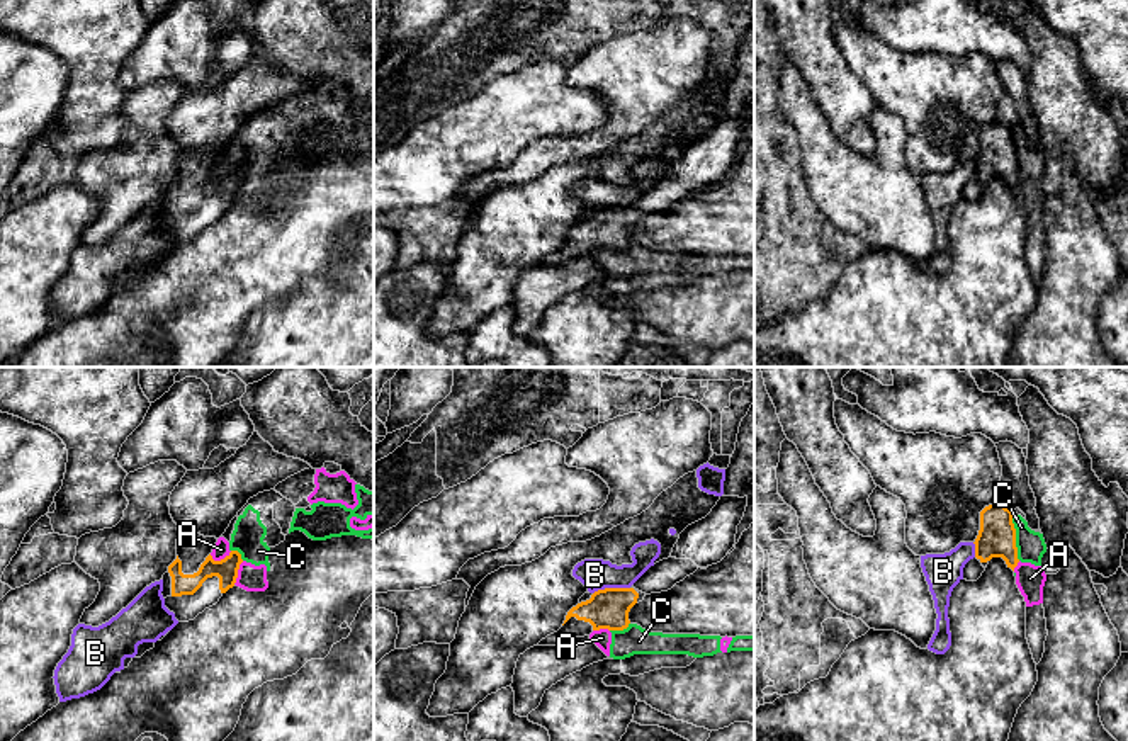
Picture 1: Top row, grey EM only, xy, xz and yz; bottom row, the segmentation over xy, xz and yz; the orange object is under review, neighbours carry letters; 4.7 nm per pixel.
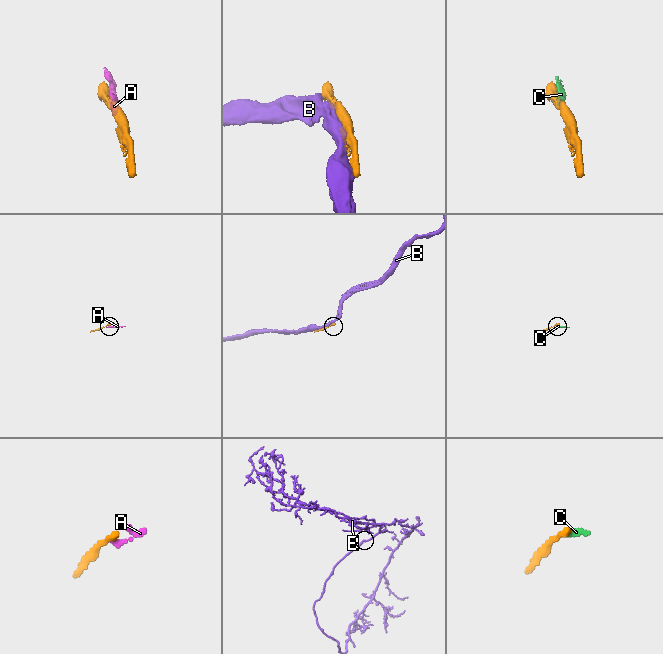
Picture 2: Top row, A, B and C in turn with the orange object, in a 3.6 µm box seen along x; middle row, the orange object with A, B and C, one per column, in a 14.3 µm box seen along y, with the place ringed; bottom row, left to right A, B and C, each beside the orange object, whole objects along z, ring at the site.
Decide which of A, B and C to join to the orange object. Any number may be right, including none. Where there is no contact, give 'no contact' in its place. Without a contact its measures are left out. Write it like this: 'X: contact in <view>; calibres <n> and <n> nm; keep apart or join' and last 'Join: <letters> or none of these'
A: contact in xy; calibres 110 and 80 nm; keep apart
B: contact in xz; calibres 190 and 150 nm; keep apart
C: contact in yz; calibres 180 and 130 nm; keep apart
Join: none of these

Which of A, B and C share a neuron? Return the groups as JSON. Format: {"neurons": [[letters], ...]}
{"neurons": [["A", "C"], ["B"]]}

